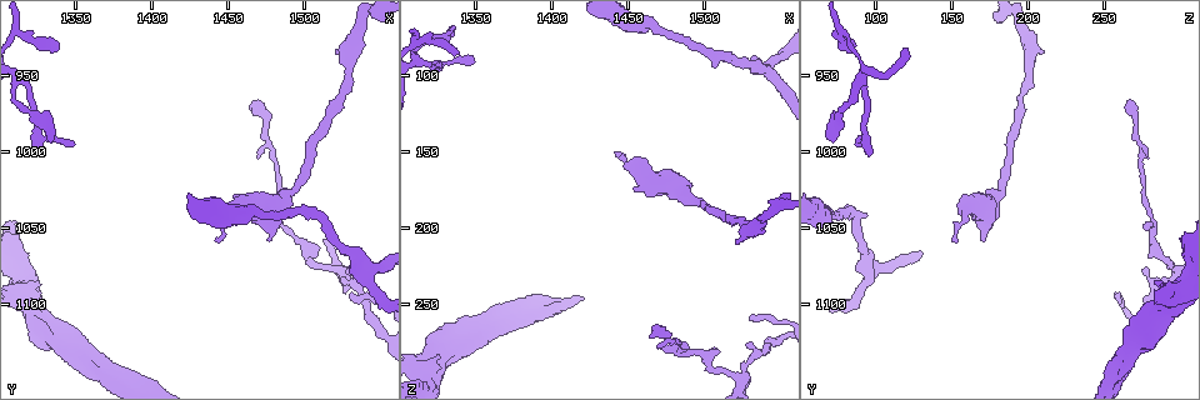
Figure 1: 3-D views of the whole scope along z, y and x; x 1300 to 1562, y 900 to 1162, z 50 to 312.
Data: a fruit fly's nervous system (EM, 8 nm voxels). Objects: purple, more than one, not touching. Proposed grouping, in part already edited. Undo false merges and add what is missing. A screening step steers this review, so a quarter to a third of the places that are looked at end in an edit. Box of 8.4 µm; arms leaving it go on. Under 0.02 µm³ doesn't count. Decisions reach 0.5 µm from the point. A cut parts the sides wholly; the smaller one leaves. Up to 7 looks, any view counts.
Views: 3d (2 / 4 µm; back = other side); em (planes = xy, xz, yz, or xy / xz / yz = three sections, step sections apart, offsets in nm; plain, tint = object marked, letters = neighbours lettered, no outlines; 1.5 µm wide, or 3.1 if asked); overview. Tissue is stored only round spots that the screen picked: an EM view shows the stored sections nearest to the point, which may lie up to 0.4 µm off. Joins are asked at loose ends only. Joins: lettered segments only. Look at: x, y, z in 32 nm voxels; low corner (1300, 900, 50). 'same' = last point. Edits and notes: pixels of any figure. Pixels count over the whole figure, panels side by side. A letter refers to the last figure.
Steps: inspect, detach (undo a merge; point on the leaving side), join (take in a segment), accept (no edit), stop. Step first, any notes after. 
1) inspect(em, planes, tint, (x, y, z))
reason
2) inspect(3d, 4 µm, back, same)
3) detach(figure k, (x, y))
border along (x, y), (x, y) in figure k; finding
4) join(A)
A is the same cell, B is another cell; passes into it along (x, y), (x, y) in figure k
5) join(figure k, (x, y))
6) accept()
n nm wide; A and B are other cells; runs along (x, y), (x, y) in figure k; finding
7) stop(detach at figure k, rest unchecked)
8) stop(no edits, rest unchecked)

inspect(3d, 2 µm, (1368, 1146, 260))
thick turns thin

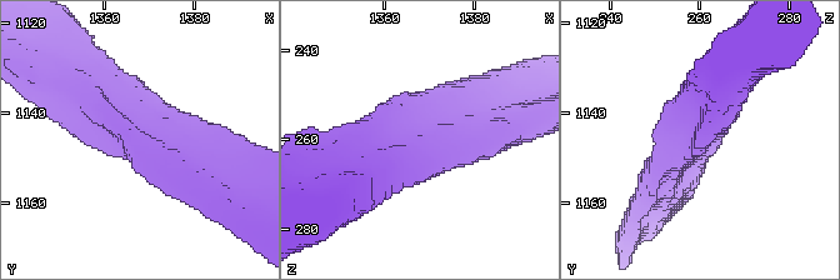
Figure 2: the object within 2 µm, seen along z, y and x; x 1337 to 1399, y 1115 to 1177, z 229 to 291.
inspect(em, xy, step 8, tint, (1367, 1144, 259))

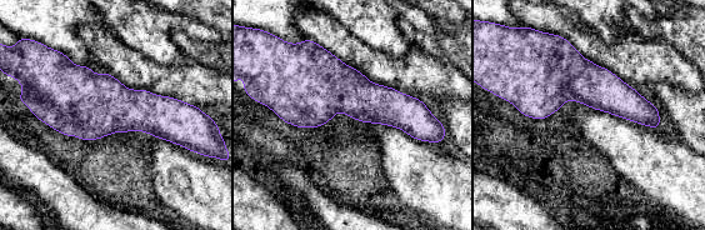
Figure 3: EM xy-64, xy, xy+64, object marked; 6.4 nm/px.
inspect(em, planes, letters, same)
another direction

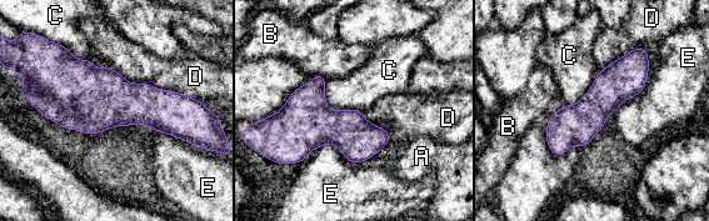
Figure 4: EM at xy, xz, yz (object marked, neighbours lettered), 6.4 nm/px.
accept()
280 nm wide; D touches over 650 nm; A, B, C, D and E are other cells; all the same neuron

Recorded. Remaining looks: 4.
inspect(3d, 4 µm, (1350, 996, 92))
an open end

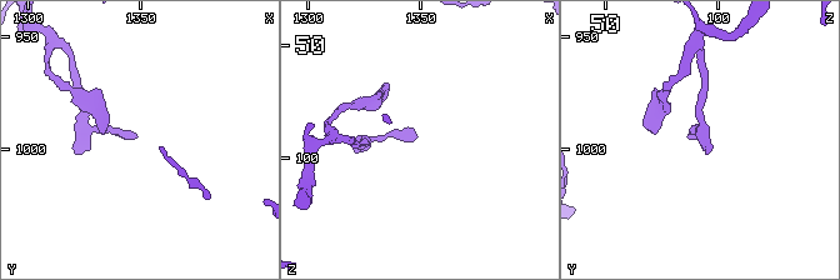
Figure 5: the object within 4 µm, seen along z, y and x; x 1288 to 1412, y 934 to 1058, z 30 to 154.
inspect(em, planes, letters, (1350, 996, 92))

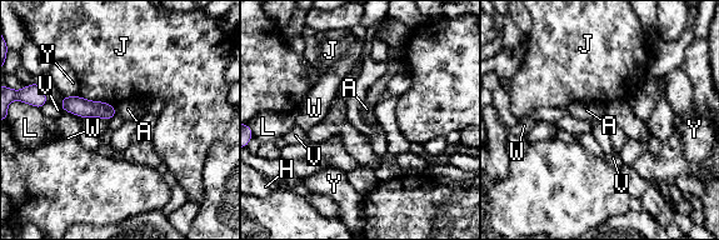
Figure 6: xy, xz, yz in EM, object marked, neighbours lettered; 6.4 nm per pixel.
accept()
110 nm wide; J touches over 240 nm; A, H, J, L, V, W and Y are other cells; no lettered segment goes on from it

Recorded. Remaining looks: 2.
stop(no edits, rest unchecked)

